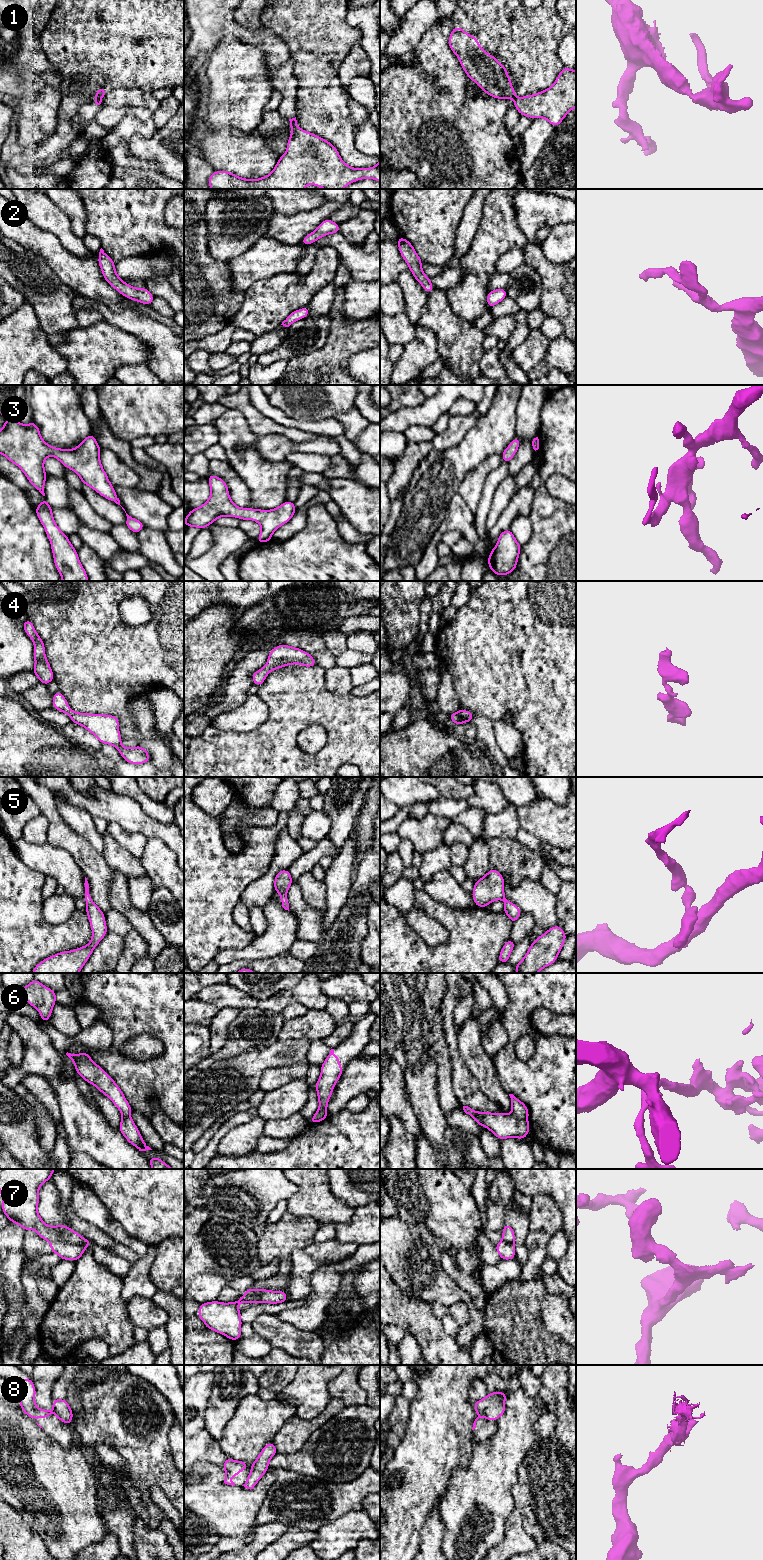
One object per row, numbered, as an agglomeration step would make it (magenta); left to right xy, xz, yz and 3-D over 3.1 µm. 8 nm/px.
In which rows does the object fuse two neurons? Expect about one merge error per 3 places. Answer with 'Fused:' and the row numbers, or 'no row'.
Fused: 1, 6, 7, 8

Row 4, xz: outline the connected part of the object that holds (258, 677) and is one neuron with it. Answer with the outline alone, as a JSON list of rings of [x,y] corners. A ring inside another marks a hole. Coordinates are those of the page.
[[[280,644],[269,652],[266,665],[252,674],[253,684],[261,686],[269,672],[293,664],[301,664],[304,667],[317,665],[311,654],[304,650]]]

